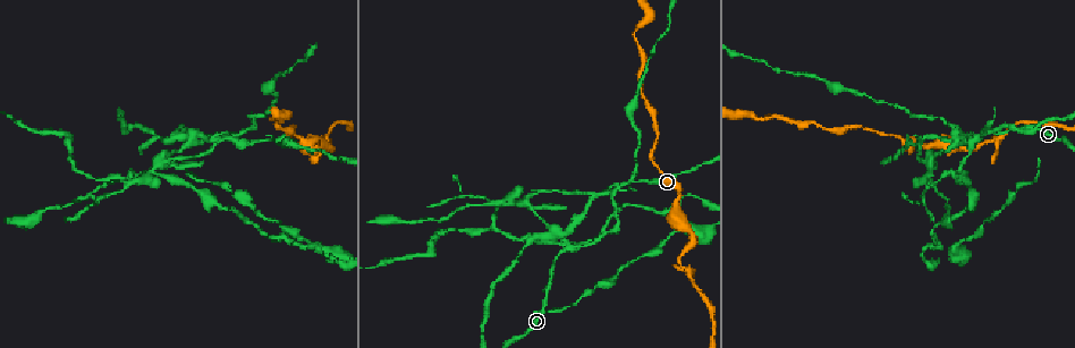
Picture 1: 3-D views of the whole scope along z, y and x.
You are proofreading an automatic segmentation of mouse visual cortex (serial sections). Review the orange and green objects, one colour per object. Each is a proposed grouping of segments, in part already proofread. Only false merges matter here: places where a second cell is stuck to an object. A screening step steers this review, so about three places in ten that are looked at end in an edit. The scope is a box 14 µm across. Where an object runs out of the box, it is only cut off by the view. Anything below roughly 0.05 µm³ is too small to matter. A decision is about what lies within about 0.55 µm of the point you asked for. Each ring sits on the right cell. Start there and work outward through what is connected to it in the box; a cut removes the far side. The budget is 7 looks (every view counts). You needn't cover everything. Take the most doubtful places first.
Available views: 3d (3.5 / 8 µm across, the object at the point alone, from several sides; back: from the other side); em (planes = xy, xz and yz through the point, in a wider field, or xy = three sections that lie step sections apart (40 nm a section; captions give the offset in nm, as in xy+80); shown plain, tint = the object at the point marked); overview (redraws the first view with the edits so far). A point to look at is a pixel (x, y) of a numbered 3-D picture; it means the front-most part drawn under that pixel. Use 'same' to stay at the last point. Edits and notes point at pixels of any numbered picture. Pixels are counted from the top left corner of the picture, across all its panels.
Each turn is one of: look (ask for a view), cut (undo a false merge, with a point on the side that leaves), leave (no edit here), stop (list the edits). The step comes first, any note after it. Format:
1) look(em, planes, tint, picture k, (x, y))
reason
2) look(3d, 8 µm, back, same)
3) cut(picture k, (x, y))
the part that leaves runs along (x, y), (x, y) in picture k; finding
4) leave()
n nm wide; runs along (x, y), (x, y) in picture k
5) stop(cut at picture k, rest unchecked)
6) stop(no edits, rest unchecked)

look(3d, 8 µm, picture 1, (679, 260))

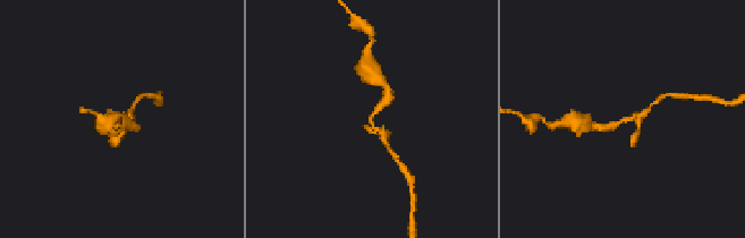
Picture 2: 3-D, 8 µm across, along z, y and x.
look(3d, 3.5 µm, picture 2, (373, 118))

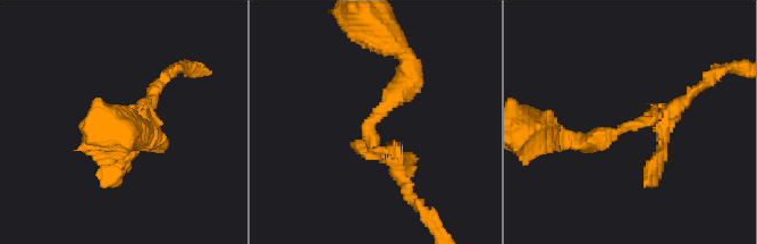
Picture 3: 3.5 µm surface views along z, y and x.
look(em, xy, step 2, tint, picture 3, (370, 131))
arms of 250, 250 nm; need the tissue

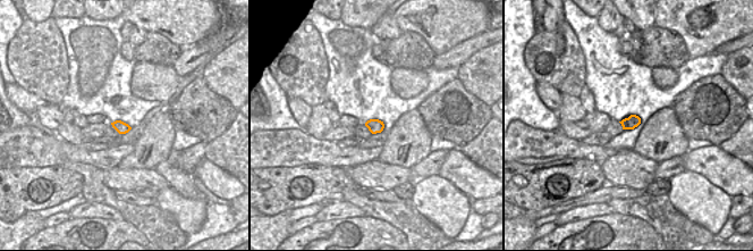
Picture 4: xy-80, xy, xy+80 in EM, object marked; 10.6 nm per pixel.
cut(picture 3, (127, 166))
two cells meet here

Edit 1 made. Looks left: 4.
look(overview)
redraw

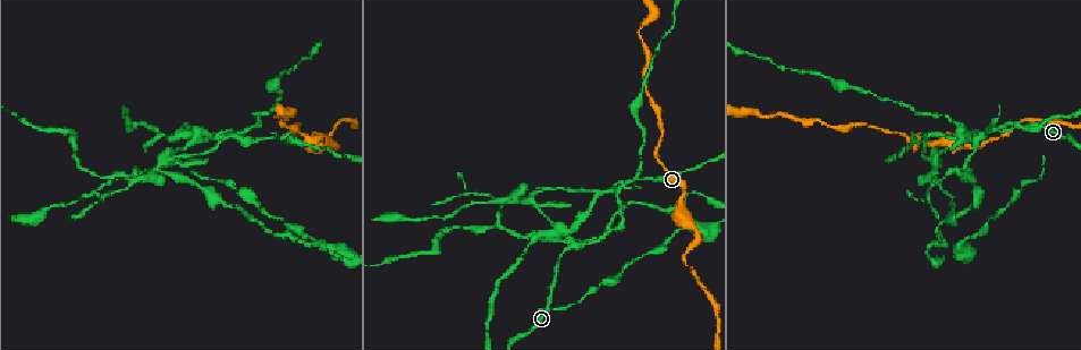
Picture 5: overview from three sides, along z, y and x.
look(3d, 8 µm, picture 5, (966, 141))
four or more arms meet

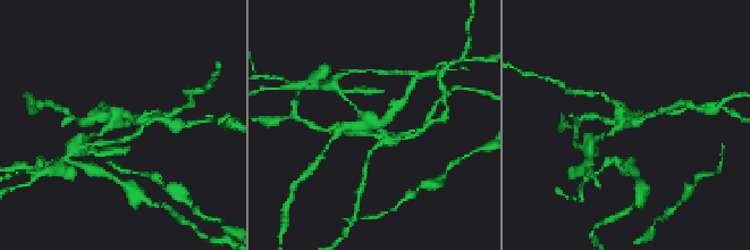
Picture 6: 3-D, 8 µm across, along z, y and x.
look(3d, 3.5 µm, picture 6, (117, 125))
zoom in

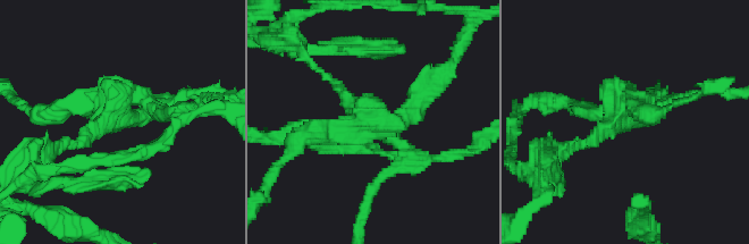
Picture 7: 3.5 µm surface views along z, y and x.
cut(picture 7, (68, 162))
two cells meet here

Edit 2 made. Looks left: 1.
stop(cut at picture 3, cut at picture 7, rest unchecked)

